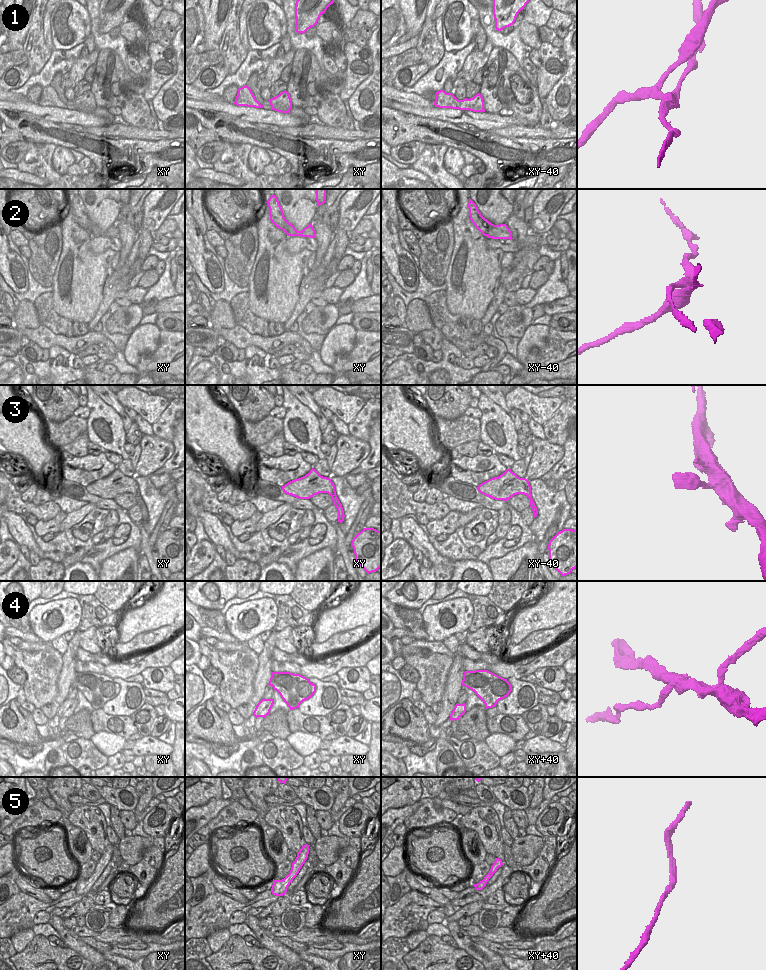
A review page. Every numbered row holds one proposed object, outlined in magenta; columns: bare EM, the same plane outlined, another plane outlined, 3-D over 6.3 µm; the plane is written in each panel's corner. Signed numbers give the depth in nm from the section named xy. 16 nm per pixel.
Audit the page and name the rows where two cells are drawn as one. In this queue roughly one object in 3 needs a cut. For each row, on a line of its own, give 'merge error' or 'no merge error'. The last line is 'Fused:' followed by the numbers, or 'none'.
1: merge error
2: merge error
3: no merge error
4: merge error
5: merge error
Fused: 1, 2, 4, 5

